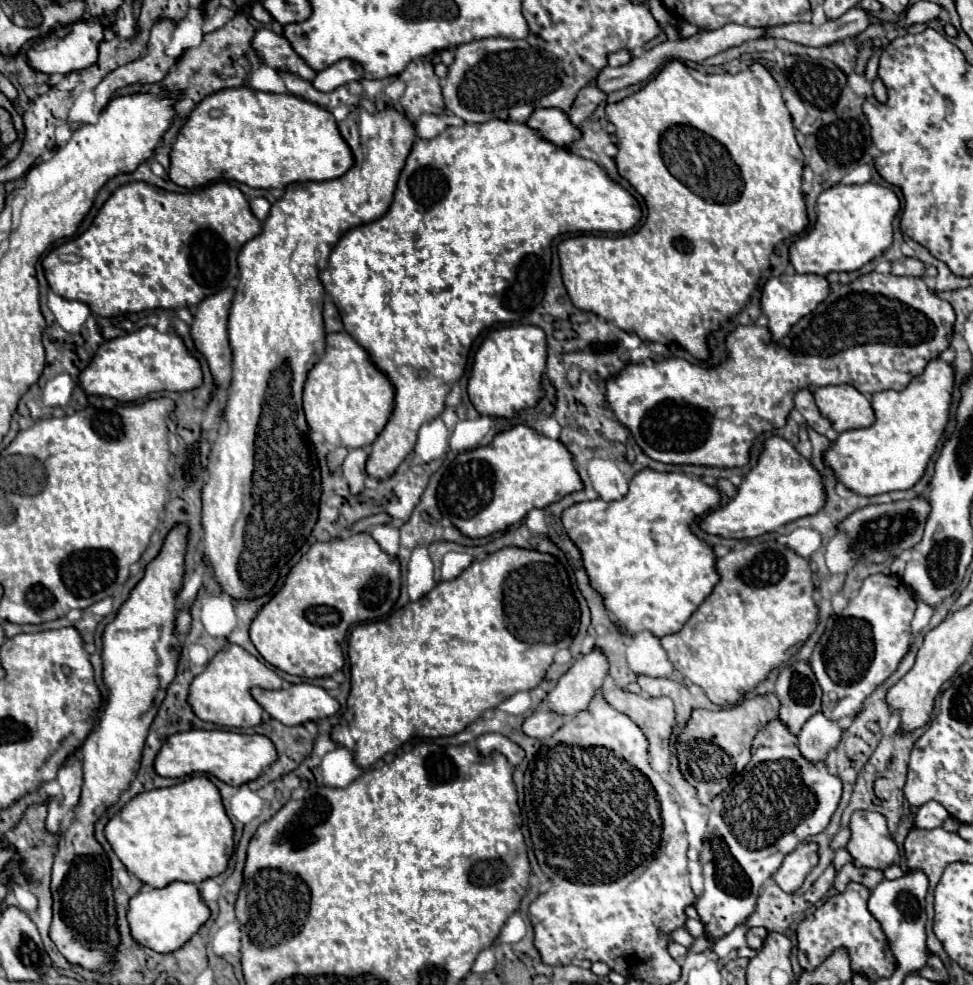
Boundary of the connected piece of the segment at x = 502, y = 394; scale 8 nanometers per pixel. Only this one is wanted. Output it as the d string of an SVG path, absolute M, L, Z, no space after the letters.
M512 325L486 335L474 357L468 395L474 409L486 417L512 417L518 411L538 405L544 397L542 375L546 371L546 337L540 327Z

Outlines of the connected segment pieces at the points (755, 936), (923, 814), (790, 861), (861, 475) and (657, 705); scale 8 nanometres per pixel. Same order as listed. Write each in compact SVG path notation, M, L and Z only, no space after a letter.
M752 927L752 929L748 931L748 935L746 935L746 939L748 939L748 947L752 947L752 949L758 951L758 949L764 945L766 935L768 935L768 931L766 931L764 927Z
M928 801L918 809L918 813L914 817L914 827L918 827L918 829L936 829L936 827L942 827L946 817L948 817L948 811L940 803Z
M800 843L792 853L786 855L782 867L774 873L774 881L786 893L794 893L798 887L802 887L806 875L816 867L816 863L818 863L816 843Z
M938 357L932 359L924 373L914 377L904 391L874 393L874 425L840 433L824 455L826 465L834 469L836 477L848 489L866 497L910 489L924 475L926 465L950 421L952 389L954 367Z
M610 689L610 691L604 691L604 699L614 707L618 709L620 713L628 715L648 737L648 743L650 743L650 765L658 771L658 773L666 773L668 767L670 767L670 735L672 735L672 729L676 725L676 713L674 713L674 703L670 697L656 697L656 699L646 699L646 697L640 697L640 695L634 695L630 691L622 691L622 689Z

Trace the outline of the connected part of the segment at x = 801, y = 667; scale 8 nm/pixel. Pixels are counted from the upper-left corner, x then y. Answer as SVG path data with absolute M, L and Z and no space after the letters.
M806 661L782 667L776 681L776 695L780 699L780 721L792 735L798 735L802 725L820 711L822 689Z

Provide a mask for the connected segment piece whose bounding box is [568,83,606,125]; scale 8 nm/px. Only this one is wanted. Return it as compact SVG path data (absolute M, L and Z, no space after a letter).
M590 83L590 85L584 87L584 89L580 89L580 93L578 93L578 97L576 97L574 105L572 105L572 109L568 111L570 121L572 121L574 125L582 125L582 123L596 111L596 107L598 107L602 101L606 101L606 93L600 91L594 83Z

